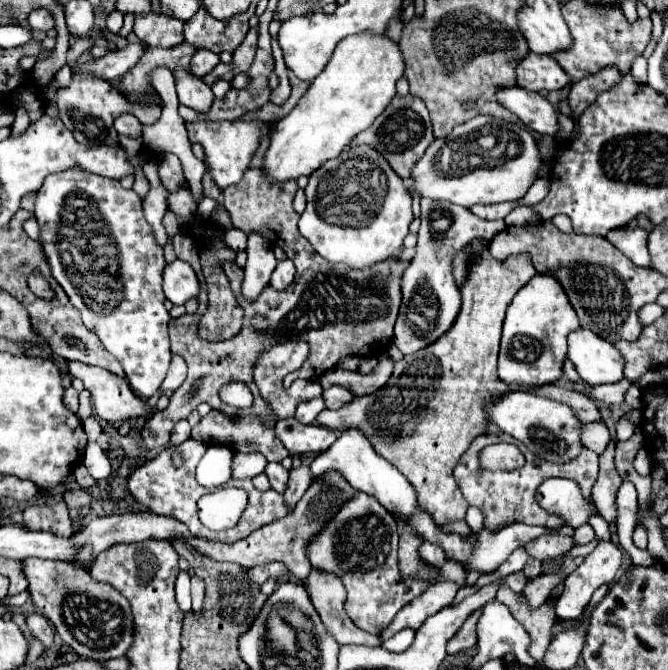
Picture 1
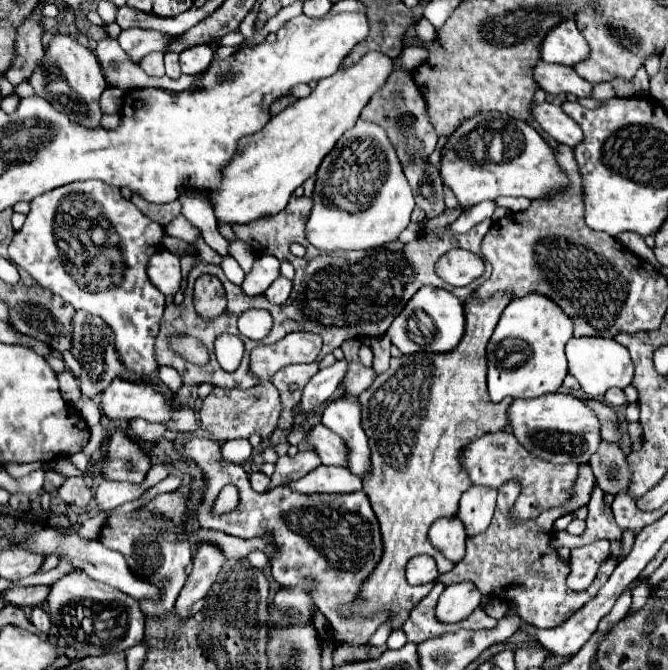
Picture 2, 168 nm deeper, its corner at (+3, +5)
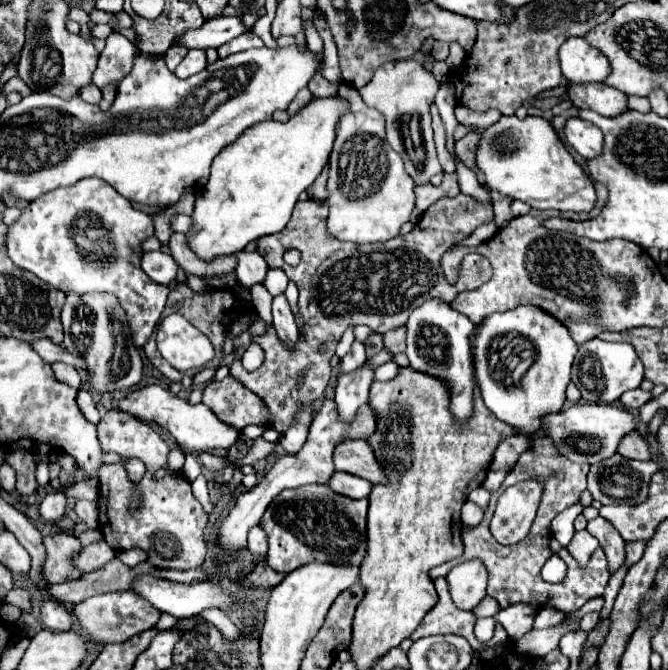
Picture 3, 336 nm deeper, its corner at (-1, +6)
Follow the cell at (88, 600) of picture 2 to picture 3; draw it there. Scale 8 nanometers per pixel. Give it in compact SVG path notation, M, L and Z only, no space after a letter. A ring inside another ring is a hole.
M130 590L104 592L104 594L90 596L78 604L74 604L70 612L72 612L74 622L86 632L86 636L92 636L94 644L98 644L98 646L126 642L132 636L154 628L154 624L160 618L160 612L156 612L156 608L152 608L152 604L148 604L144 598L136 596Z

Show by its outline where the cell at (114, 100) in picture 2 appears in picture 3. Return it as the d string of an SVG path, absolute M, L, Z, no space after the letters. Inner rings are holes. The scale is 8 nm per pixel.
M88 84L88 88L84 88L80 92L80 98L90 102L90 104L100 104L102 102L102 90L98 86L94 86L94 84Z

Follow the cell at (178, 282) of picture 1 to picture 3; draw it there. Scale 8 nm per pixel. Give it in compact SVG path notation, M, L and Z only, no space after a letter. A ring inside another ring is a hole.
M144 252L142 268L158 284L170 284L178 274L178 264L170 254L164 252Z

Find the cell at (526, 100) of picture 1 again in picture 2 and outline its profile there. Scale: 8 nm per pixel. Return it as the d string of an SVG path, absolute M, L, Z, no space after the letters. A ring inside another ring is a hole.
M544 101L544 103L536 105L532 109L532 115L542 125L542 129L562 145L568 145L574 149L584 139L584 133L576 125L576 121L572 121L560 107L556 107L552 103Z

